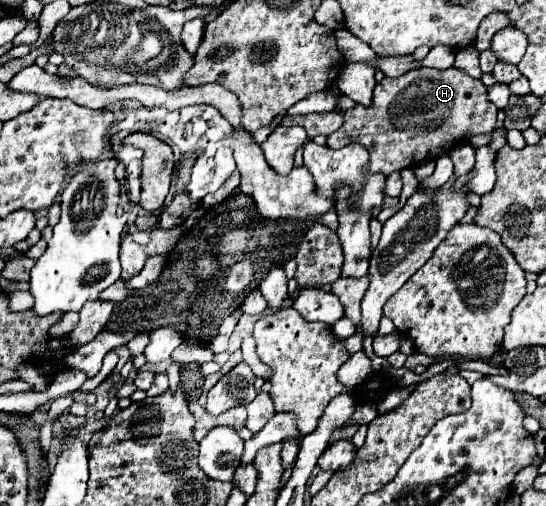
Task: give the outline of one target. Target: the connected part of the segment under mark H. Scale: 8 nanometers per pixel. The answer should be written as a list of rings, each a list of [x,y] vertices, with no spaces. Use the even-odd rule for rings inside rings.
[[[412,69],[396,79],[384,77],[372,97],[372,105],[364,111],[362,105],[356,105],[344,111],[344,125],[328,135],[326,145],[332,149],[340,149],[348,143],[362,143],[370,153],[370,169],[382,171],[386,175],[400,171],[402,167],[416,167],[426,161],[434,161],[442,155],[448,155],[456,145],[468,143],[476,135],[492,133],[496,127],[496,105],[488,101],[486,87],[480,79],[468,77],[462,71],[450,69]]]

